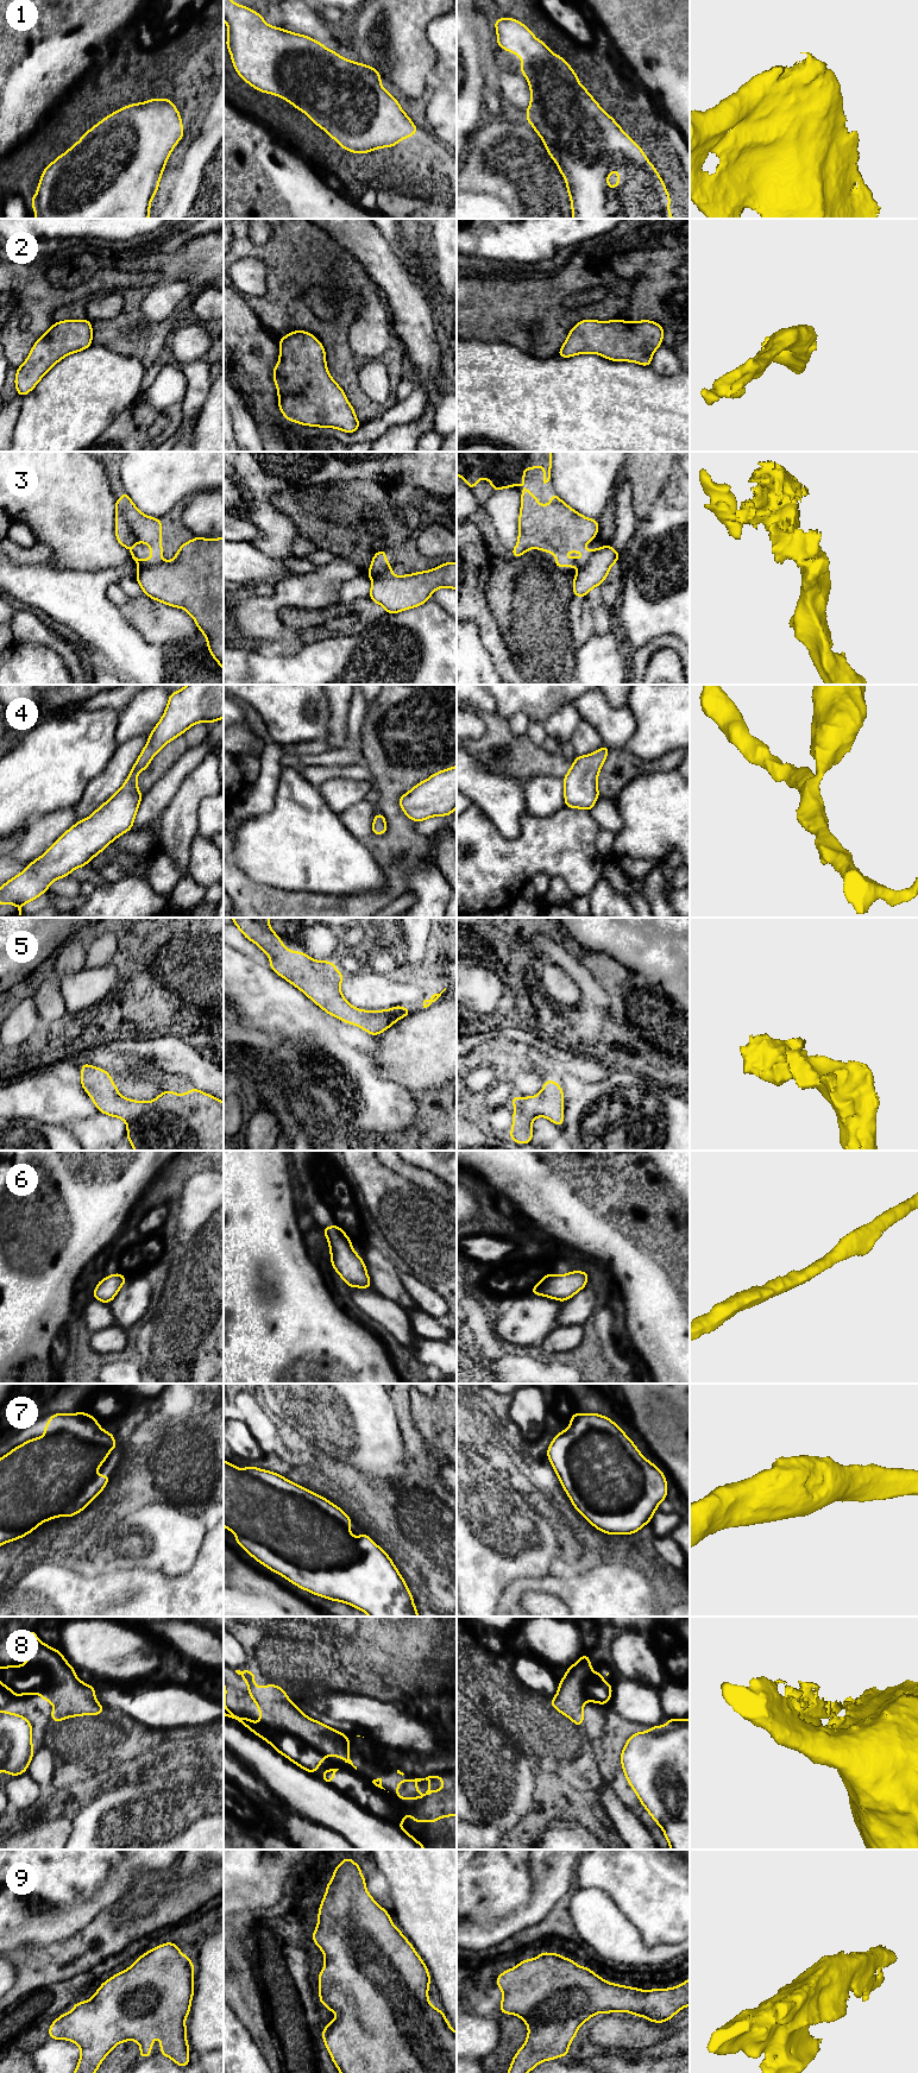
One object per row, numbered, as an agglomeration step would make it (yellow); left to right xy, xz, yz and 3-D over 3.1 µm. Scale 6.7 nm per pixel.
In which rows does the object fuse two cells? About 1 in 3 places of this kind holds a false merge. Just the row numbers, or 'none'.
3, 8

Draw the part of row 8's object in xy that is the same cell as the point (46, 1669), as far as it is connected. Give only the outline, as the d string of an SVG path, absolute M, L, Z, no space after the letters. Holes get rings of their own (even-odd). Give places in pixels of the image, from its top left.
M25 1631L24 1639L32 1646L26 1650L29 1661L20 1666L0 1666L1 1686L18 1695L44 1689L57 1702L73 1702L75 1669L62 1652L45 1645L34 1631Z

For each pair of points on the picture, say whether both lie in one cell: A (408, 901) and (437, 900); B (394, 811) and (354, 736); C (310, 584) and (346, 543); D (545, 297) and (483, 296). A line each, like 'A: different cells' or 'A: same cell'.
A: different cells
B: different cells
C: different cells
D: same cell

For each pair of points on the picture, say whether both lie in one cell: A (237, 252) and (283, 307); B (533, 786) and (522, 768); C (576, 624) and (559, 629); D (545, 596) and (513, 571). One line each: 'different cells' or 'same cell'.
A: same cell
B: different cells
C: different cells
D: same cell

